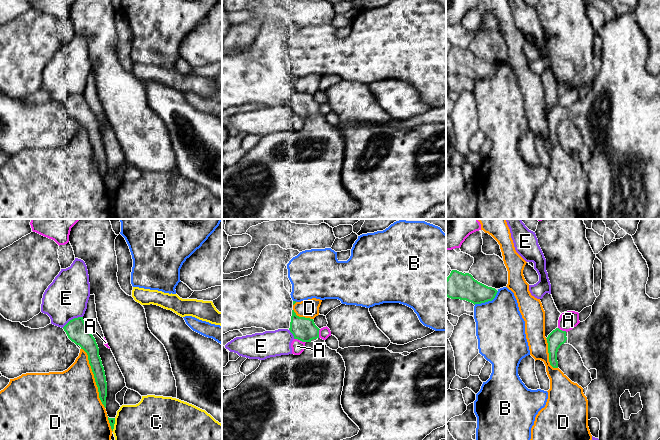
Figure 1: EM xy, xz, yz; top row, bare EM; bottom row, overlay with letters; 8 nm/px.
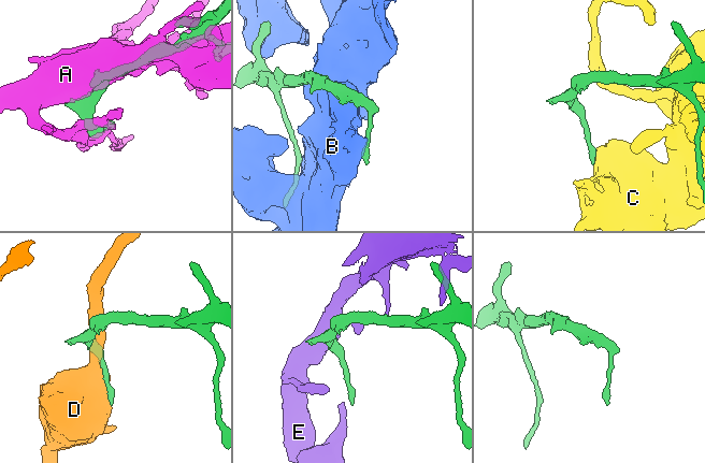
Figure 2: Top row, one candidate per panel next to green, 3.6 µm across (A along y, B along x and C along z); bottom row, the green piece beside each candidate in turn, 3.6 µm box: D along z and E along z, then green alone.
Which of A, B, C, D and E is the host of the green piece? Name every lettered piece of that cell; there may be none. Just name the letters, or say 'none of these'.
none of these

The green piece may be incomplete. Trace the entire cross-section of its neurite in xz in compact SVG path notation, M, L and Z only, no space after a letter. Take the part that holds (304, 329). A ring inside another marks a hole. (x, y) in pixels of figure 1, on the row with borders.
M292 310L290 332L305 343L300 355L281 355L261 360L259 367L234 389L222 394L222 440L343 440L358 434L359 427L341 405L345 378L342 356L319 337L314 320L299 317Z

